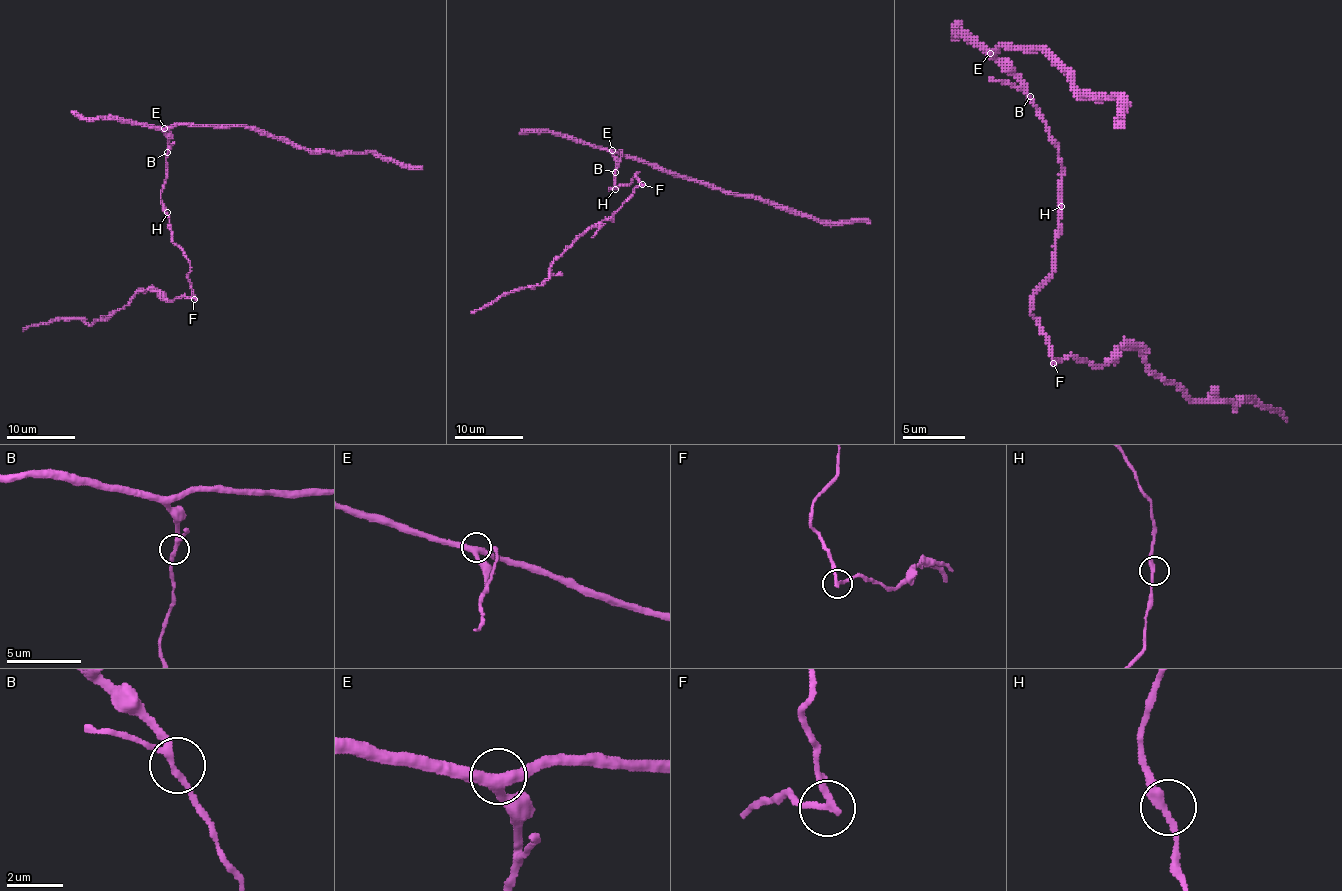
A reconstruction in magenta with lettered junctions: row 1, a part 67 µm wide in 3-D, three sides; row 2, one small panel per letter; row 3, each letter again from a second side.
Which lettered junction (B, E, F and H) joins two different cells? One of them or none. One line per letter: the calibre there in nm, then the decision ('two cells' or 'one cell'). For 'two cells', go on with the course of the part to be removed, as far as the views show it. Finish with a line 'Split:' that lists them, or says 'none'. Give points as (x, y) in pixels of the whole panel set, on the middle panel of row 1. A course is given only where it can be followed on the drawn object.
B: calibre 220 nm; one cell
E: calibre 400 nm; one cell
F: calibre 240 nm; two cells; course (641, 184), (615, 211), (588, 229), (562, 253), (554, 261), (550, 275), (540, 285), (504, 292), (471, 313)
H: calibre 280 nm; one cell
Split: F

